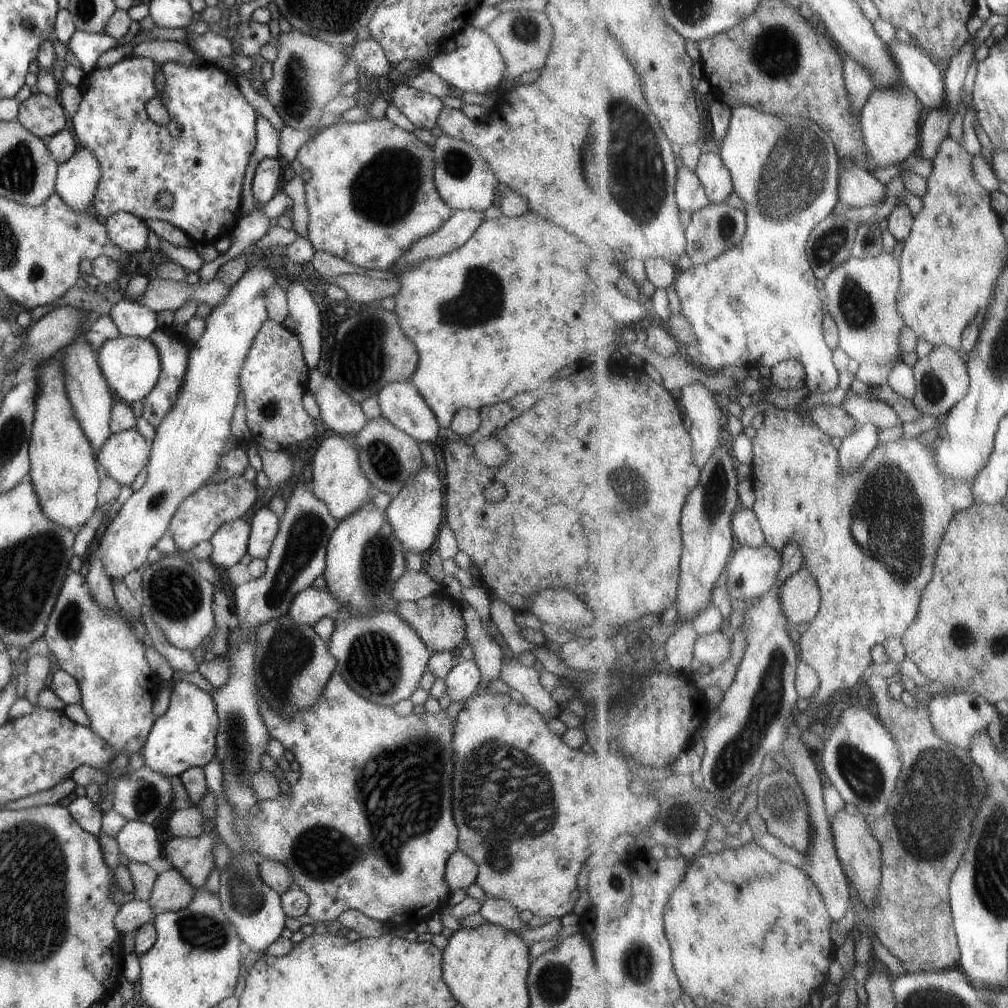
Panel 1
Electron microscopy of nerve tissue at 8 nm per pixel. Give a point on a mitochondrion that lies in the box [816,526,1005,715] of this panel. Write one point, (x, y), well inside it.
(961, 636)

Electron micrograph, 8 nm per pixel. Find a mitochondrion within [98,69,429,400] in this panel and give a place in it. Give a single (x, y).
(367, 355)

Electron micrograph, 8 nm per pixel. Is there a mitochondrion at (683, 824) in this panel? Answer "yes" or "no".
no

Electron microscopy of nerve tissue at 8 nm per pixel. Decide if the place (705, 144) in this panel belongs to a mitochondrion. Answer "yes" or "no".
no

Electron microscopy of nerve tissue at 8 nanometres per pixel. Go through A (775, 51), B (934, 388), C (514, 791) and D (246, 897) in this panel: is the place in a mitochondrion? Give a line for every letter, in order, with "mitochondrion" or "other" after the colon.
A: mitochondrion
B: mitochondrion
C: mitochondrion
D: mitochondrion

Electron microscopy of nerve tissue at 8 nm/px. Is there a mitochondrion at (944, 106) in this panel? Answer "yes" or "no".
no

